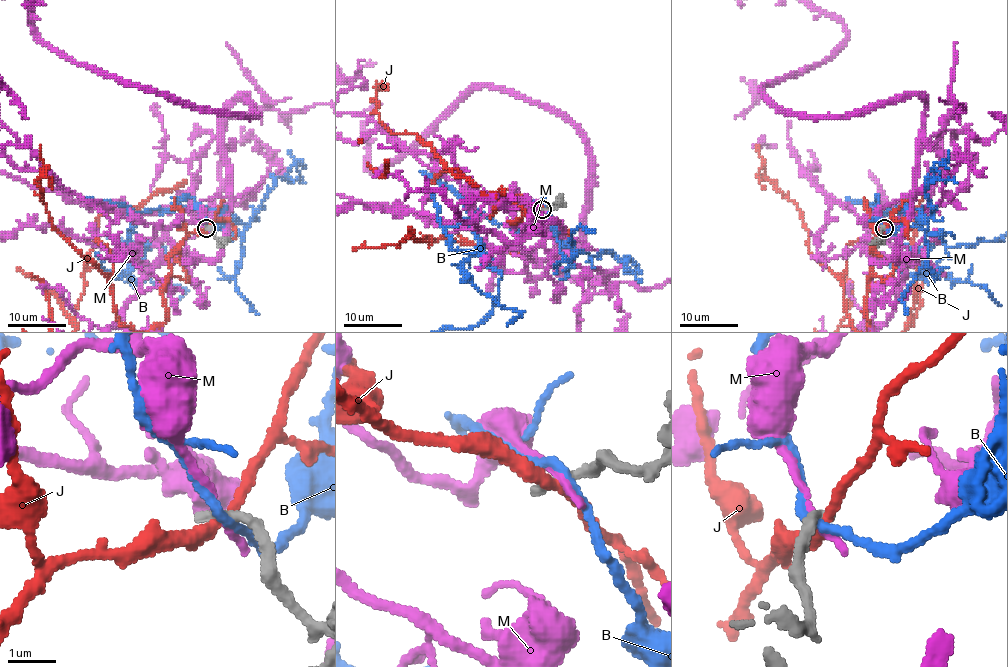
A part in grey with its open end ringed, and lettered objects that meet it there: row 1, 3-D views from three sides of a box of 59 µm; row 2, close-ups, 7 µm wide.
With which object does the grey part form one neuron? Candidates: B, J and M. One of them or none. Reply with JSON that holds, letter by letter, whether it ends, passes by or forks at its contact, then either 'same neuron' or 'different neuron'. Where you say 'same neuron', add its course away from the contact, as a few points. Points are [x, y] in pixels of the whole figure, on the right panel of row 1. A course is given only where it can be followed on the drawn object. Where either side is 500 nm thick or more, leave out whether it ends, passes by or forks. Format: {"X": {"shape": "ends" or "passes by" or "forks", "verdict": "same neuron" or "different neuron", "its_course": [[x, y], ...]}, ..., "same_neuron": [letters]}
{"B": {"shape": "passes by", "verdict": "different neuron"}, "J": {"shape": "passes by", "verdict": "different neuron"}, "M": {"shape": "ends", "verdict": "different neuron"}, "same_neuron": []}

